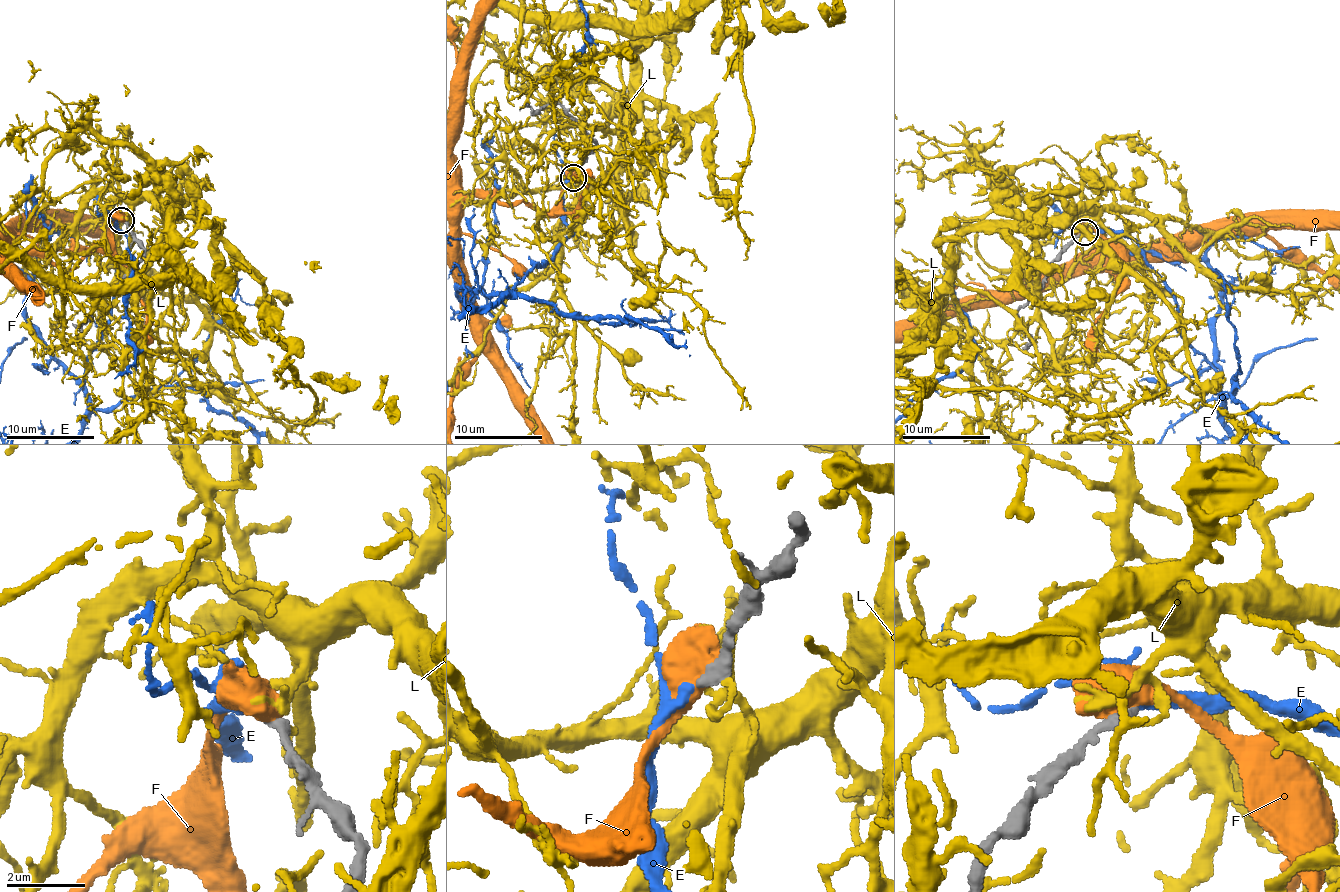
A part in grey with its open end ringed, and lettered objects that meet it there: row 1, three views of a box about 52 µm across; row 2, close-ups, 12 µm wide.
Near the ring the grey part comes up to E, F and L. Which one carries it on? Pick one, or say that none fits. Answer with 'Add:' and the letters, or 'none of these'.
Add: E

